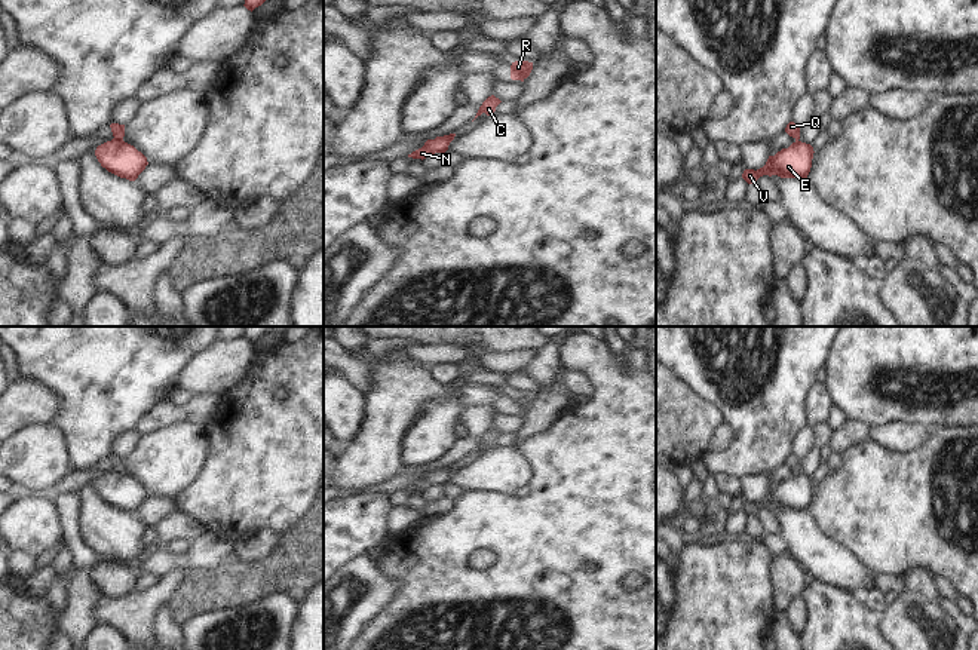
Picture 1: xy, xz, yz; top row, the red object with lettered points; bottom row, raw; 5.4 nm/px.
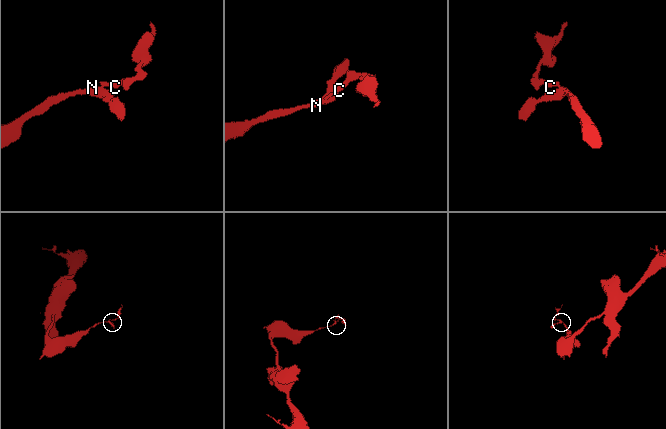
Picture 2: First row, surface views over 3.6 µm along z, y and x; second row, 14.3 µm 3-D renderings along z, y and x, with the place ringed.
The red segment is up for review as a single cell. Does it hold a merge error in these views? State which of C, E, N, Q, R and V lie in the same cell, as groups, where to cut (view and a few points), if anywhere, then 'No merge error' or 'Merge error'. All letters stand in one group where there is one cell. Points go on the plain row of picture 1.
Groups: C Q R / E N V. Split along xy (113, 471), (122, 474). Merge error

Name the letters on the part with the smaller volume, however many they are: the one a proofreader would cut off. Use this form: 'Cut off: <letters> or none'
Cut off: C, Q, R

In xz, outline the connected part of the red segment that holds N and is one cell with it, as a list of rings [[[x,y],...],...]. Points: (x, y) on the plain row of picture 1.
[[[450,467],[436,469],[435,472],[427,472],[421,481],[408,487],[408,490],[423,493],[429,487],[445,485],[448,482],[448,478],[451,473],[453,473],[453,470]]]

